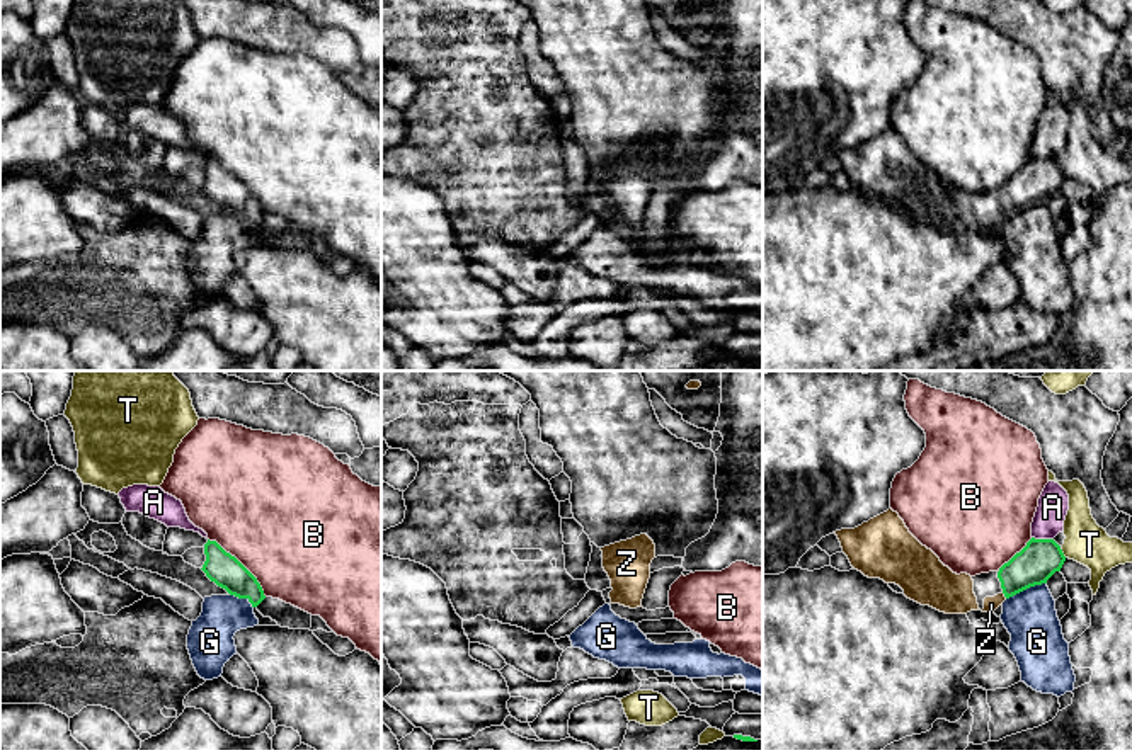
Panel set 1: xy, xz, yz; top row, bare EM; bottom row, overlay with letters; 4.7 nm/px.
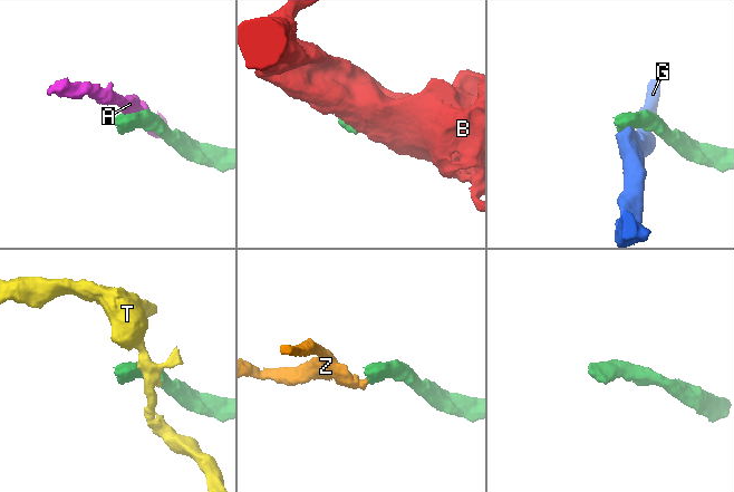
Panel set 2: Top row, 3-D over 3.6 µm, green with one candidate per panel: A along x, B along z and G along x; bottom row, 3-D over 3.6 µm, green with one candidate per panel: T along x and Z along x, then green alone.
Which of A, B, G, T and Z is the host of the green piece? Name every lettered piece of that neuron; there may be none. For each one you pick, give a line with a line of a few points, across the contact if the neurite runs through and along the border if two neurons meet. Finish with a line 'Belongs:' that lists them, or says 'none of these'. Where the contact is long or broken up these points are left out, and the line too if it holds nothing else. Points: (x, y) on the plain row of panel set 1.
Z: line yz (1039, 179), (1005, 215), (991, 223)
Belongs: Z

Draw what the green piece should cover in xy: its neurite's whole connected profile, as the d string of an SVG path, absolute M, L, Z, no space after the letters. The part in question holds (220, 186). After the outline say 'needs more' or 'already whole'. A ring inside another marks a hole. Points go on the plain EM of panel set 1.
M208 158L204 173L206 180L201 189L218 206L225 207L230 214L247 218L252 226L257 226L266 218L257 197L216 160Z | already whole

